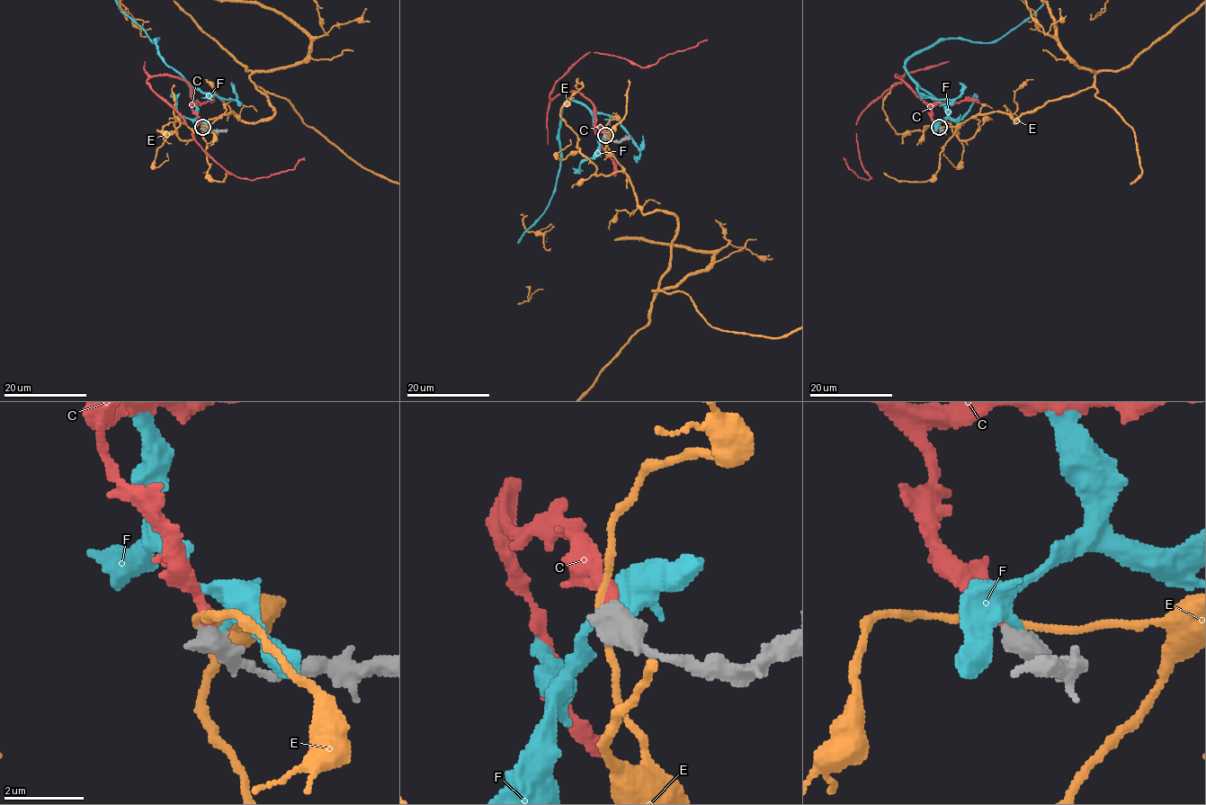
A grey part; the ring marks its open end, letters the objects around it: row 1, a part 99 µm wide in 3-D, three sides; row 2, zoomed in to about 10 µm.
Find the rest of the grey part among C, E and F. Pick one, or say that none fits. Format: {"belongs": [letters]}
{"belongs": ["C"]}

